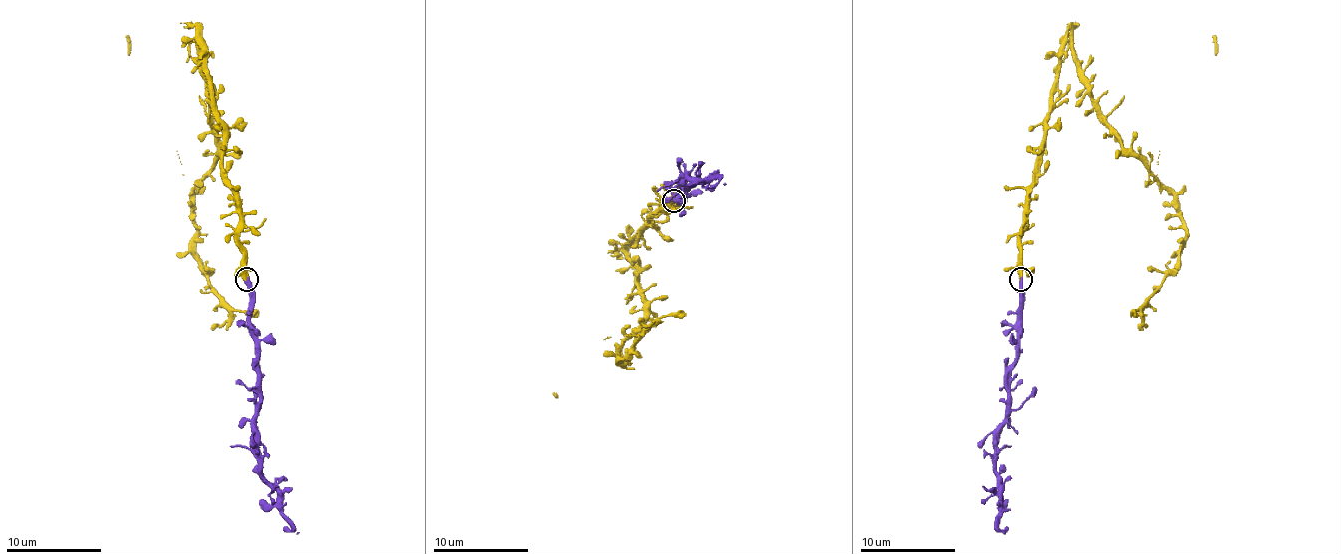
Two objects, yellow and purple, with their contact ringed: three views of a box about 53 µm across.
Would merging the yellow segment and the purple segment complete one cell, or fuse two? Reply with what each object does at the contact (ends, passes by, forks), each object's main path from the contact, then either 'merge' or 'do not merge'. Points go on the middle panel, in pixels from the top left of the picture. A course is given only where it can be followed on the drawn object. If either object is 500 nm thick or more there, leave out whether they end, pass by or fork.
yellow ends; purple ends; course yellow (674, 200), (664, 200), (627, 247), (643, 323), (622, 347), (624, 366), (655, 323), (638, 318); course purple (674, 200), (683, 198), (686, 176), (717, 179), (719, 181), (710, 188); merge

